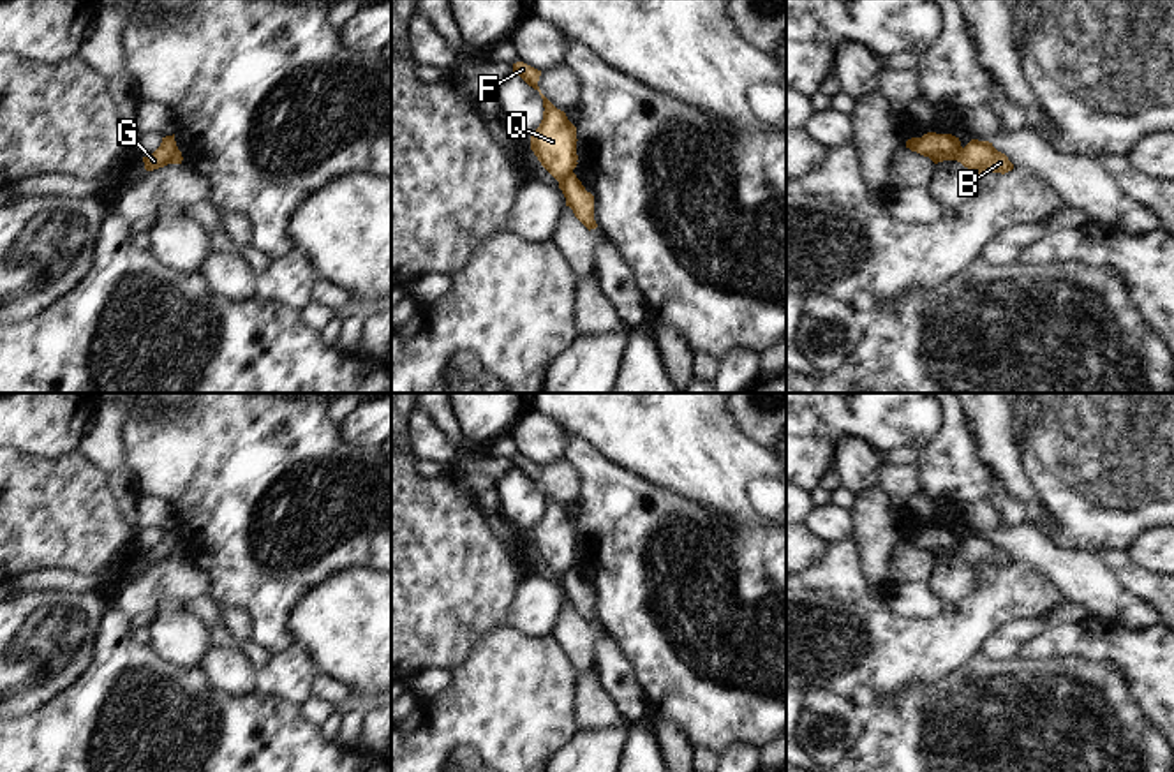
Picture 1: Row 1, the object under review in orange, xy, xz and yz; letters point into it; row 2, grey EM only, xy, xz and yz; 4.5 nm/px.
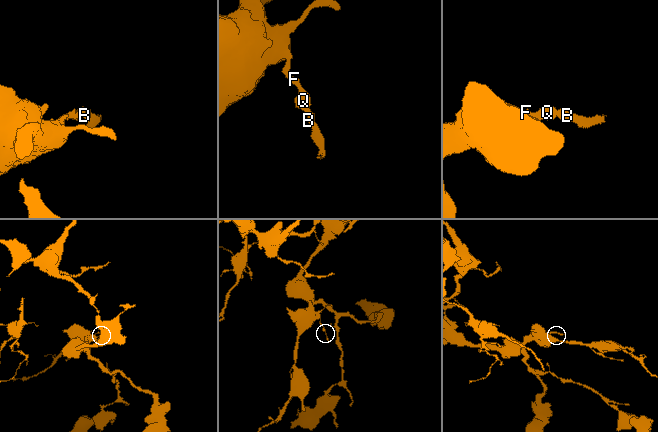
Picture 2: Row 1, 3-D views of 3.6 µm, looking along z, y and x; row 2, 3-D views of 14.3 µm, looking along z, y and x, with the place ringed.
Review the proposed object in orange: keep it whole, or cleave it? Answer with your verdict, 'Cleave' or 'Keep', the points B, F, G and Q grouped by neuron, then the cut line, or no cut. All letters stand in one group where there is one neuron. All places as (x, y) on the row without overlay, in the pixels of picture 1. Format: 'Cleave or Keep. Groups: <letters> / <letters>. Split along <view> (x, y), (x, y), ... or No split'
Cleave. Groups: B / F G Q. Split along xz (572, 566), (559, 577).

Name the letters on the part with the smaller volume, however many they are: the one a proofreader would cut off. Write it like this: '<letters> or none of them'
B

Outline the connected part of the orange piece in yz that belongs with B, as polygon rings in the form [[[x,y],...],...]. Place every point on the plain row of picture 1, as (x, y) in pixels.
[[[971,534],[955,553],[964,562],[973,566],[977,571],[985,568],[1008,568],[1014,564],[1014,559],[1008,552],[998,546],[992,538]]]

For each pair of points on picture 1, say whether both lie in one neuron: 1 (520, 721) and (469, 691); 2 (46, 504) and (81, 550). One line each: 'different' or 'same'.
1: same
2: same

